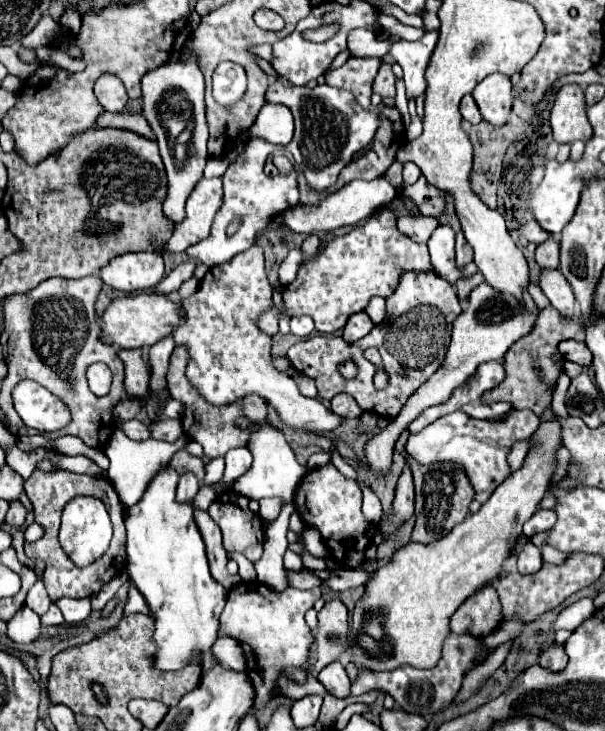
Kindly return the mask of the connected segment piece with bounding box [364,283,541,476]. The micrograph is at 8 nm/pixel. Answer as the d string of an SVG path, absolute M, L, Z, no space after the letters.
M481 283L479 287L475 287L469 295L467 309L453 321L451 343L449 343L449 351L445 355L443 365L429 381L425 381L407 399L403 411L397 415L397 421L391 421L387 425L387 429L383 429L379 435L374 436L366 443L364 453L368 463L382 476L385 476L391 467L391 455L394 453L395 439L399 437L399 433L403 429L407 429L409 423L425 407L447 401L447 397L453 393L453 389L463 385L463 381L467 381L467 377L471 377L471 373L475 373L479 363L501 361L505 357L507 349L515 341L519 341L519 337L525 337L527 333L531 333L539 313L541 313L541 309L535 305L535 301L531 299L531 295L527 291L523 293L523 301L515 301L515 297L511 297L509 293L499 293L497 289L491 289L491 285L487 285L487 283Z

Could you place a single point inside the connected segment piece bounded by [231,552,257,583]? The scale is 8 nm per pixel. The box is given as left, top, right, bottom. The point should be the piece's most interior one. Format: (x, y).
(246, 569)

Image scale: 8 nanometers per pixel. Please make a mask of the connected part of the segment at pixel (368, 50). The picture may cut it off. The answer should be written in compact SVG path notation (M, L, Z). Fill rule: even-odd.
M353 29L347 37L347 49L353 55L371 55L371 57L385 57L391 49L391 41L401 41L401 37L391 35L385 41L377 41L371 29Z

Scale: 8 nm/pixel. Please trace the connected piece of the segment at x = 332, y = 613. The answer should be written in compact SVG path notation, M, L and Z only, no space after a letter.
M327 601L319 611L315 641L311 647L311 665L319 673L329 663L337 661L347 649L349 641L349 615L341 601Z

